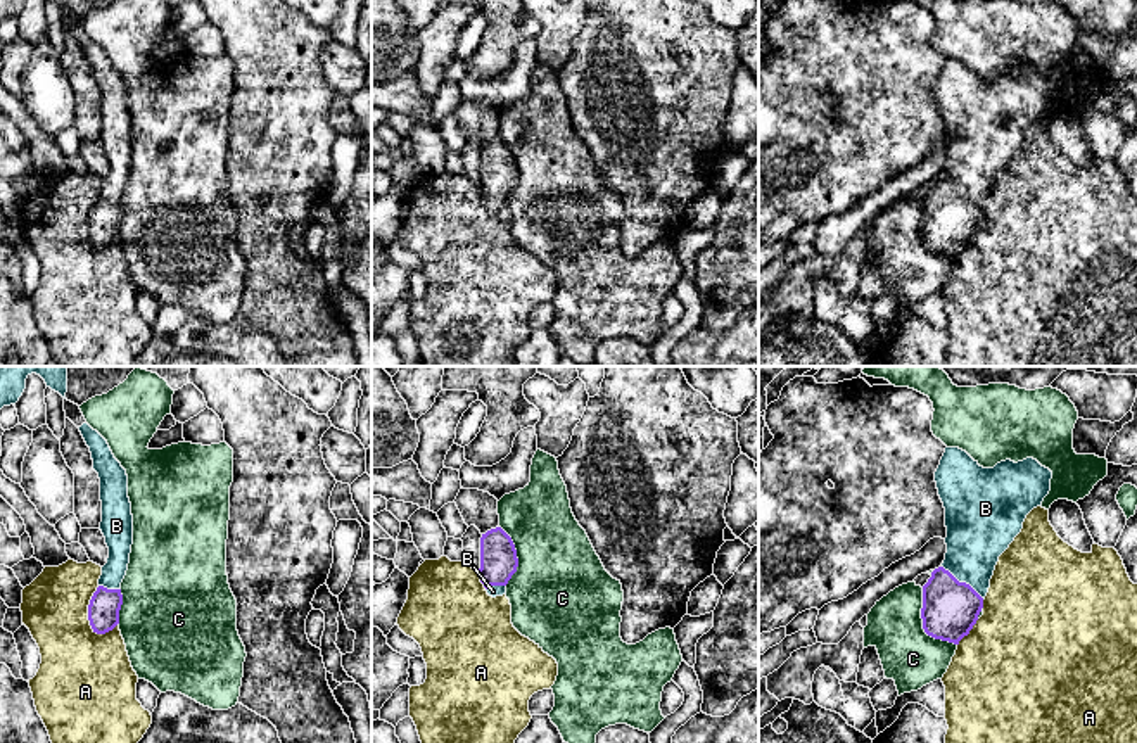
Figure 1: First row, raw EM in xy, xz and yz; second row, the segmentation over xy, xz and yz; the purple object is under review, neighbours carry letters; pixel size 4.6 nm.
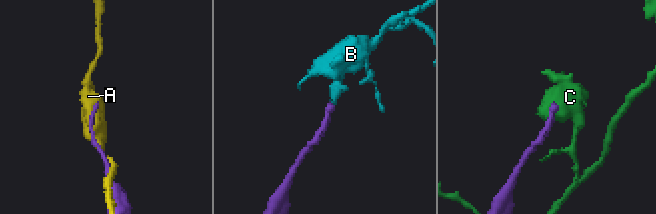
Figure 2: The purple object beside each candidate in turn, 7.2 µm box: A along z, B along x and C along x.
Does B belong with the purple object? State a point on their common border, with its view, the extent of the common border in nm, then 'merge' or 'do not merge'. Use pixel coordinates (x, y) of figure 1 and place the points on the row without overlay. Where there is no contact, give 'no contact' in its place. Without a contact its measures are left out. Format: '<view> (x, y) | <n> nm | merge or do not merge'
yz (963, 196) | 260 nm | merge

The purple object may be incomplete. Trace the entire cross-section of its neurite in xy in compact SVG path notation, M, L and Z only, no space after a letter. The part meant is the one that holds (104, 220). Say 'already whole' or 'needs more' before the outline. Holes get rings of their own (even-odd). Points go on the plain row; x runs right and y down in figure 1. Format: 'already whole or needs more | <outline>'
needs more | M88 36L78 40L90 60L93 83L100 92L102 135L100 143L109 161L98 200L88 218L88 233L97 247L105 247L119 237L123 218L121 195L126 188L133 157L133 128L128 111L128 88L114 71L107 54Z

